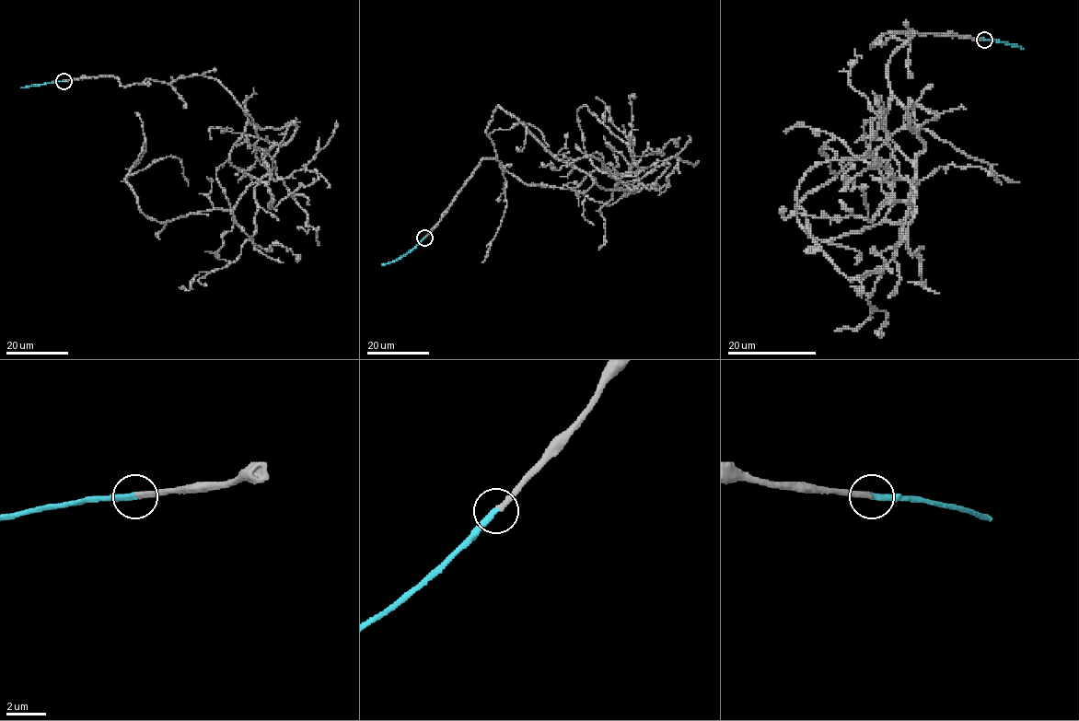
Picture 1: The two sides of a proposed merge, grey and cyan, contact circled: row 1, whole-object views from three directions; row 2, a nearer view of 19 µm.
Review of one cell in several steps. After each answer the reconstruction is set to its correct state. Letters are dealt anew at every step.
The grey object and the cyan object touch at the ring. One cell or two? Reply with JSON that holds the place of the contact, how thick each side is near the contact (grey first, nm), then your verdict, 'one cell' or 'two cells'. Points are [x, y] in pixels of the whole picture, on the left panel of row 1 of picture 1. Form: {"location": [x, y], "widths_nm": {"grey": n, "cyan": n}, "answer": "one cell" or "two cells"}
{"location": [63, 81], "widths_nm": {"grey": 280, "cyan": 280}, "answer": "one cell"}

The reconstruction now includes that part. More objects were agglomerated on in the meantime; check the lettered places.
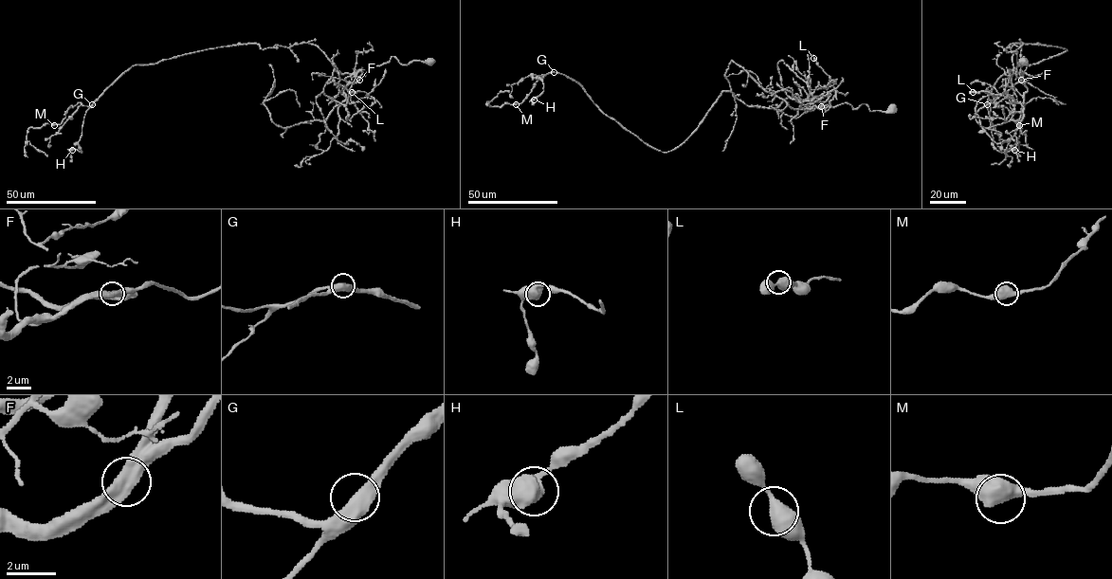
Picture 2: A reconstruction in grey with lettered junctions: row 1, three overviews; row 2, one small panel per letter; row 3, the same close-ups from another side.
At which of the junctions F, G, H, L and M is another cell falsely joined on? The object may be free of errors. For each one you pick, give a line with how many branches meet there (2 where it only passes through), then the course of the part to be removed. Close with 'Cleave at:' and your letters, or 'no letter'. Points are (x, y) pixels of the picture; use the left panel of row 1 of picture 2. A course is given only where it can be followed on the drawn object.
Cleave at: no letter

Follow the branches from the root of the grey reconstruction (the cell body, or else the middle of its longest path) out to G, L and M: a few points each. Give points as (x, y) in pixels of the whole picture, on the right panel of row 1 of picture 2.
G: (1024, 61), (1018, 63), (1020, 76), (1012, 55), (1023, 44), (1006, 47), (1066, 49), (1004, 74), (987, 104)
L: (1024, 61), (1021, 76), (1014, 70), (1002, 81), (1015, 101), (1005, 119), (994, 102), (1001, 95), (973, 92)
M: (1024, 61), (1020, 76), (1023, 44), (1006, 47), (1066, 49), (995, 82), (987, 106), (1019, 125)

